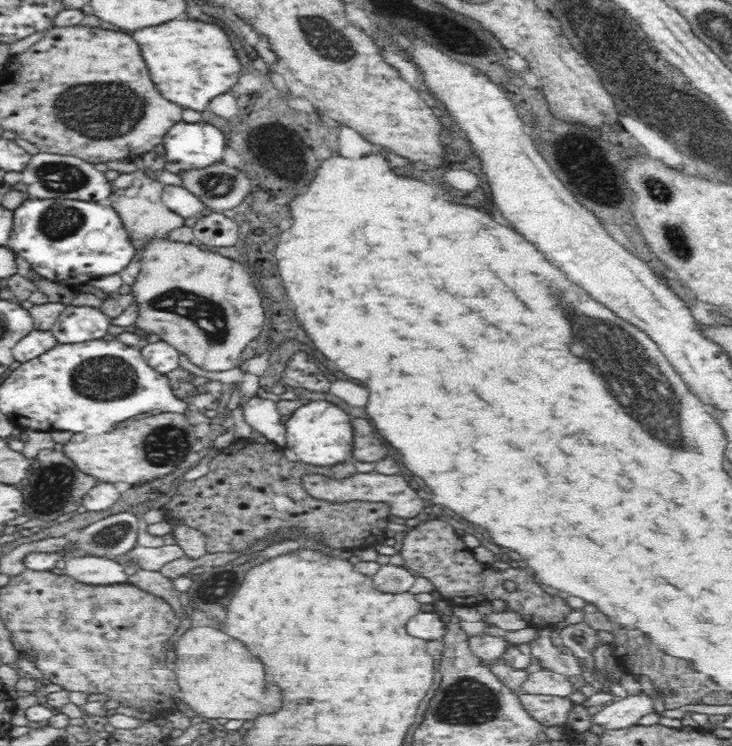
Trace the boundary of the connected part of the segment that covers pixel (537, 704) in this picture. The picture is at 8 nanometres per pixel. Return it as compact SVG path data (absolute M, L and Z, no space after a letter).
M520 693L519 701L527 713L543 727L560 726L562 728L564 726L566 730L571 729L567 722L570 710L575 704L570 701L569 696L559 697Z

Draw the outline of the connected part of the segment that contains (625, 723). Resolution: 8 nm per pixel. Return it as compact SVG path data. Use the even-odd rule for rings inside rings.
M646 692L636 696L628 695L626 698L613 701L609 706L591 716L592 722L604 729L619 729L636 725L638 720L650 714L654 708L654 698Z

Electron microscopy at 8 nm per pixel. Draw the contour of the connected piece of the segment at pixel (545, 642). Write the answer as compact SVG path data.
M538 629L541 634L538 640L530 642L531 656L534 661L551 670L574 680L573 676L582 676L586 670L582 660L568 652L568 647L554 646L550 638L551 629Z

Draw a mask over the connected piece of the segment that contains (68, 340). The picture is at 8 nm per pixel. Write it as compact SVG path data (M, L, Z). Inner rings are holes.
M67 306L52 326L52 334L60 344L76 344L85 340L101 339L113 329L110 319L92 306Z

